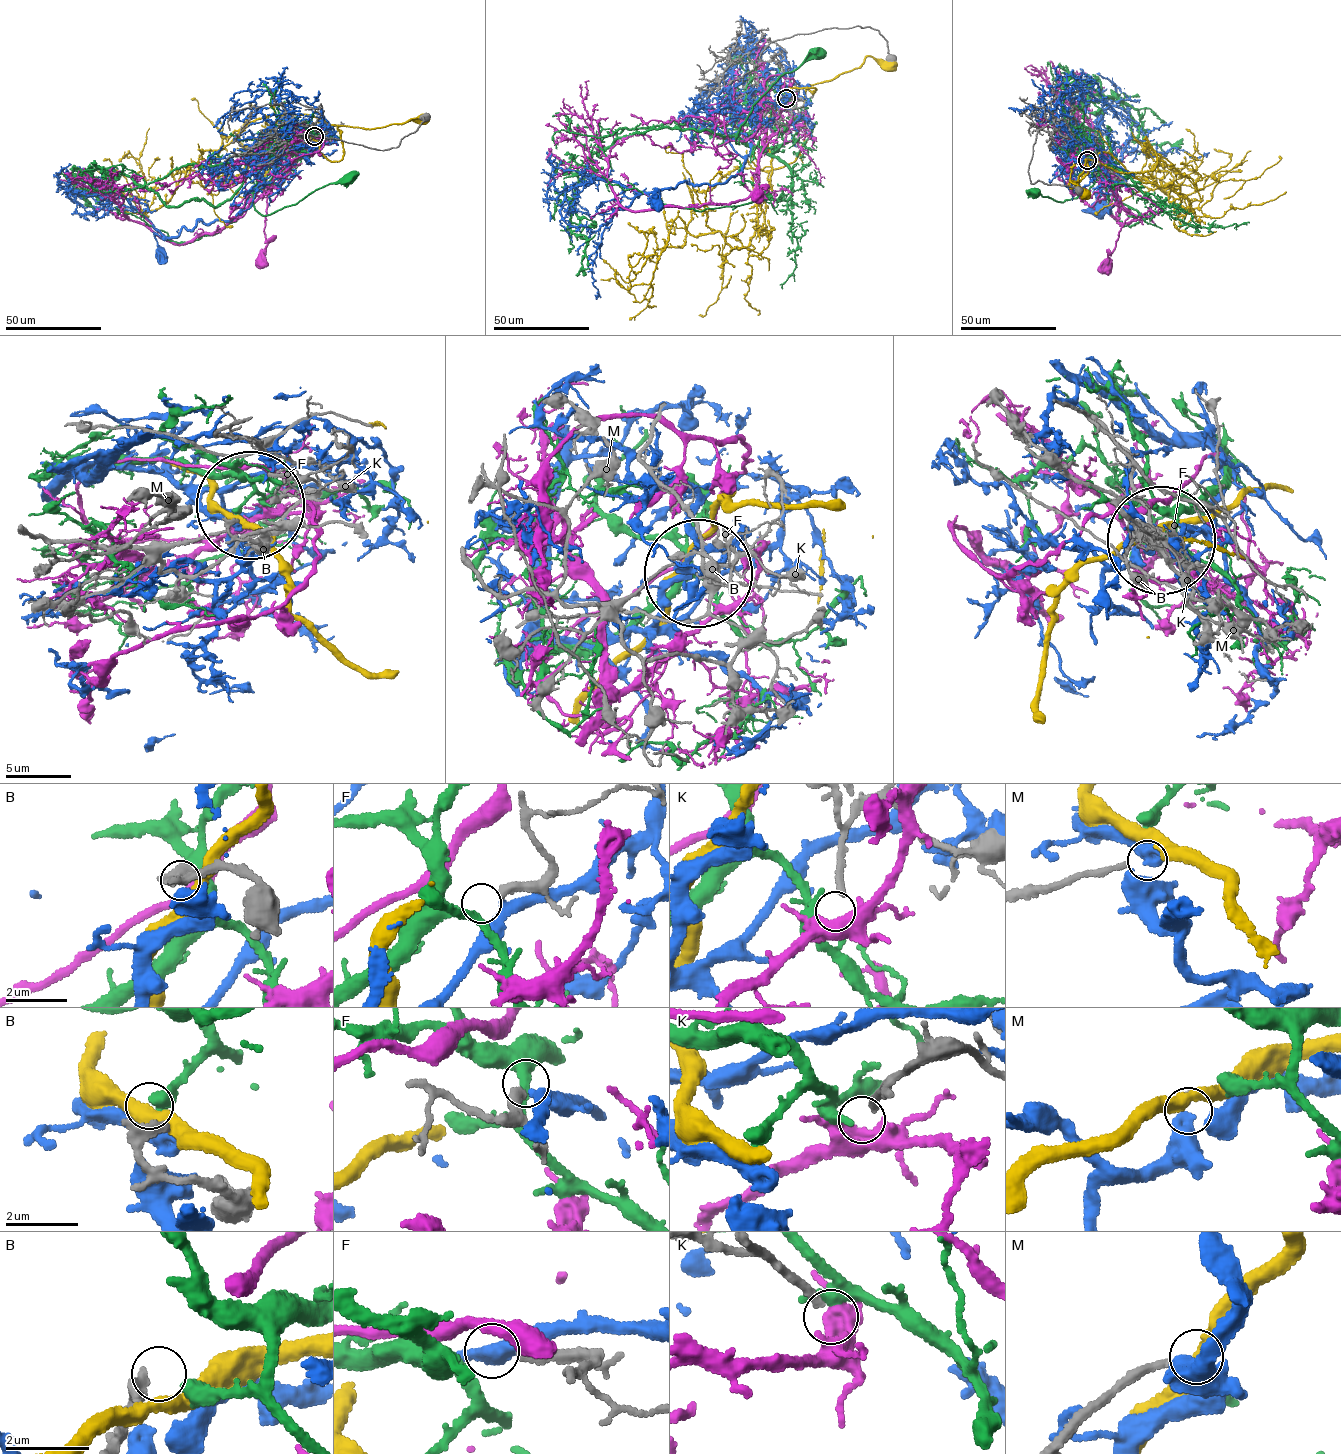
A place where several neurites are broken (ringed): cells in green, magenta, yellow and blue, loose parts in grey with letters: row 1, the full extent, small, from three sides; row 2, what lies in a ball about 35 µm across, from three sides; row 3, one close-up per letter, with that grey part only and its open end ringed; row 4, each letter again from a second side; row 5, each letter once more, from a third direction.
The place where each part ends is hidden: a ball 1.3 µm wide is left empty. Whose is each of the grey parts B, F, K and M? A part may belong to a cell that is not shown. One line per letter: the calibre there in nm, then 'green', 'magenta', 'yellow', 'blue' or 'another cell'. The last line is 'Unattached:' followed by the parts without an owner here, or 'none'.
B: 400 nm | green
F: 320 nm | another cell
K: 200 nm | magenta
M: 190 nm | another cell
Unattached: F, M

